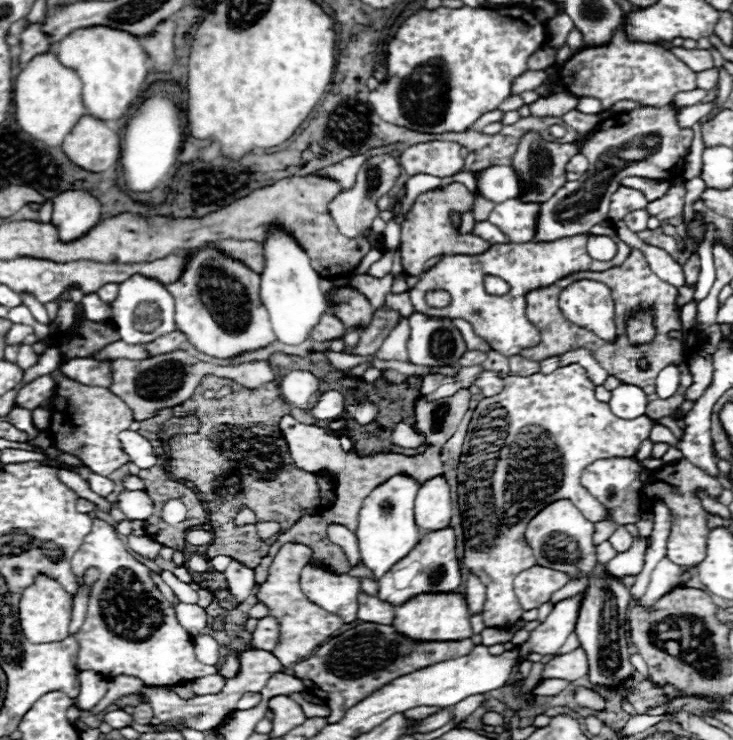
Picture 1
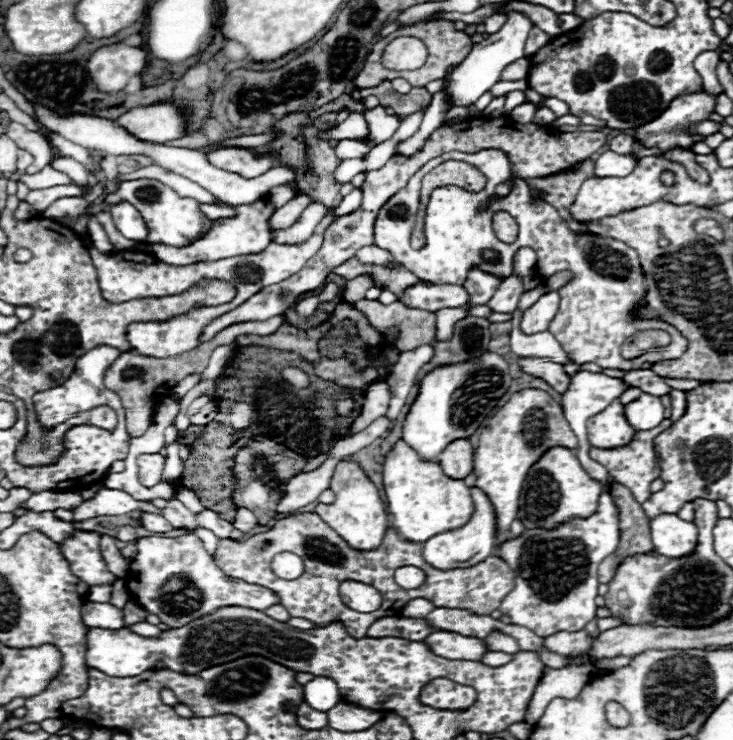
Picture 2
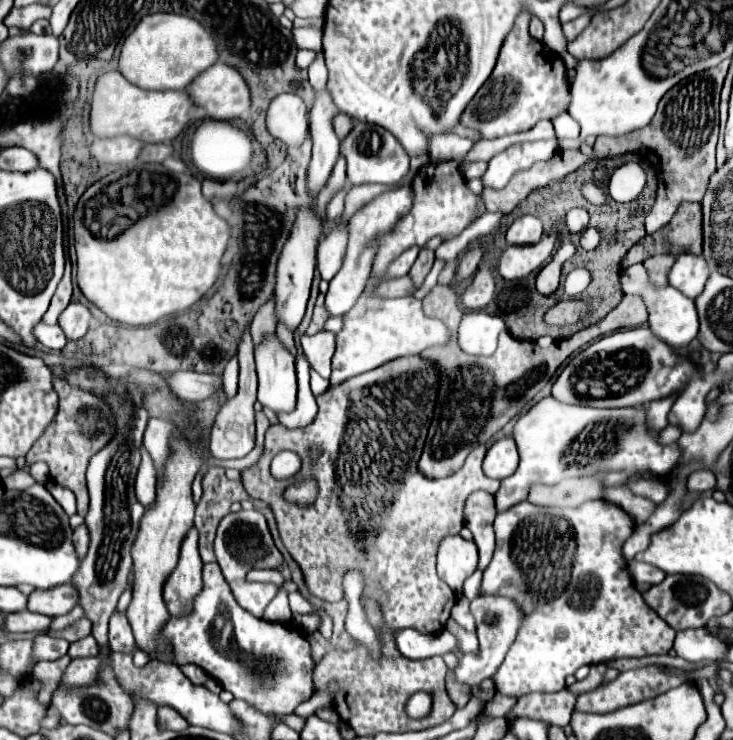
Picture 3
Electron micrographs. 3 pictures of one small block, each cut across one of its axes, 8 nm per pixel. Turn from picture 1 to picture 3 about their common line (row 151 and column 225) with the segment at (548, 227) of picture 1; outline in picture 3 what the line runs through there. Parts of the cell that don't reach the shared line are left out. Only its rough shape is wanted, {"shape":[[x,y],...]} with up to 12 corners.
{"shape":[[216,562],[192,612],[160,632],[172,664],[204,668],[278,716],[314,694],[292,624],[240,608]]}

